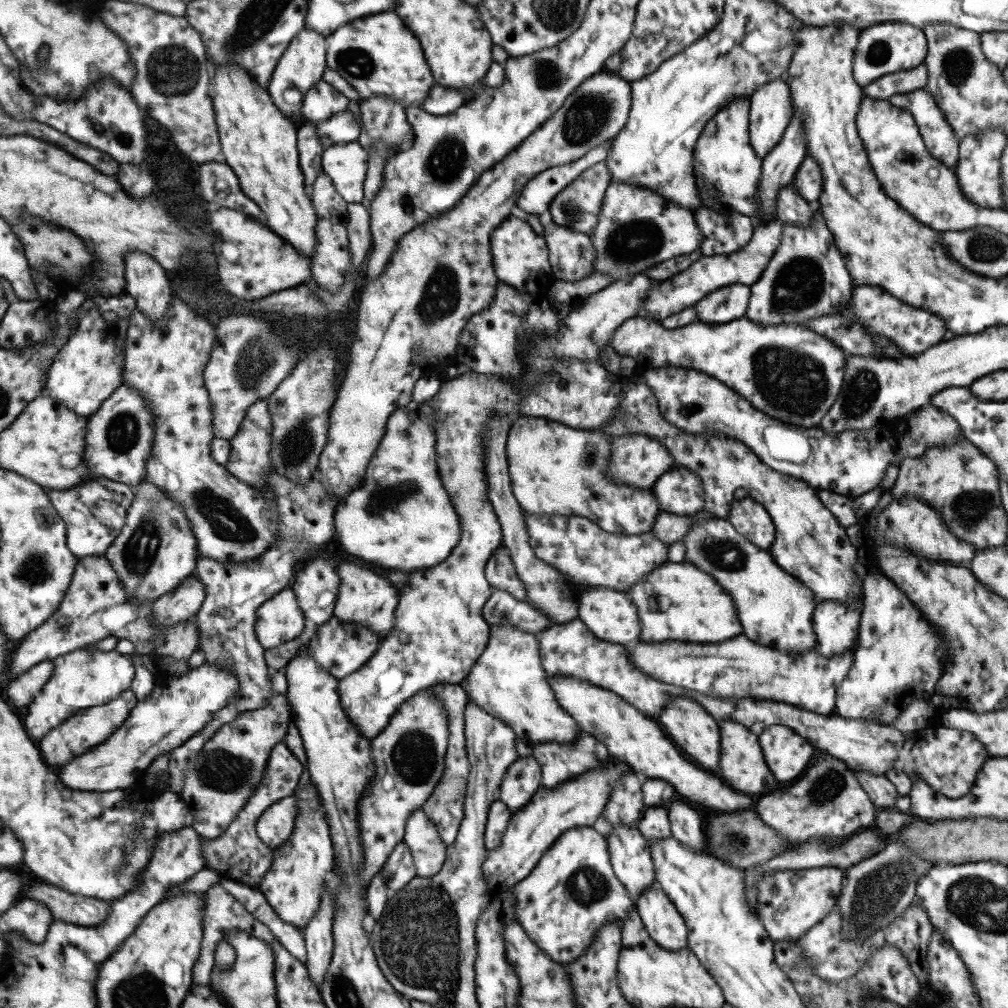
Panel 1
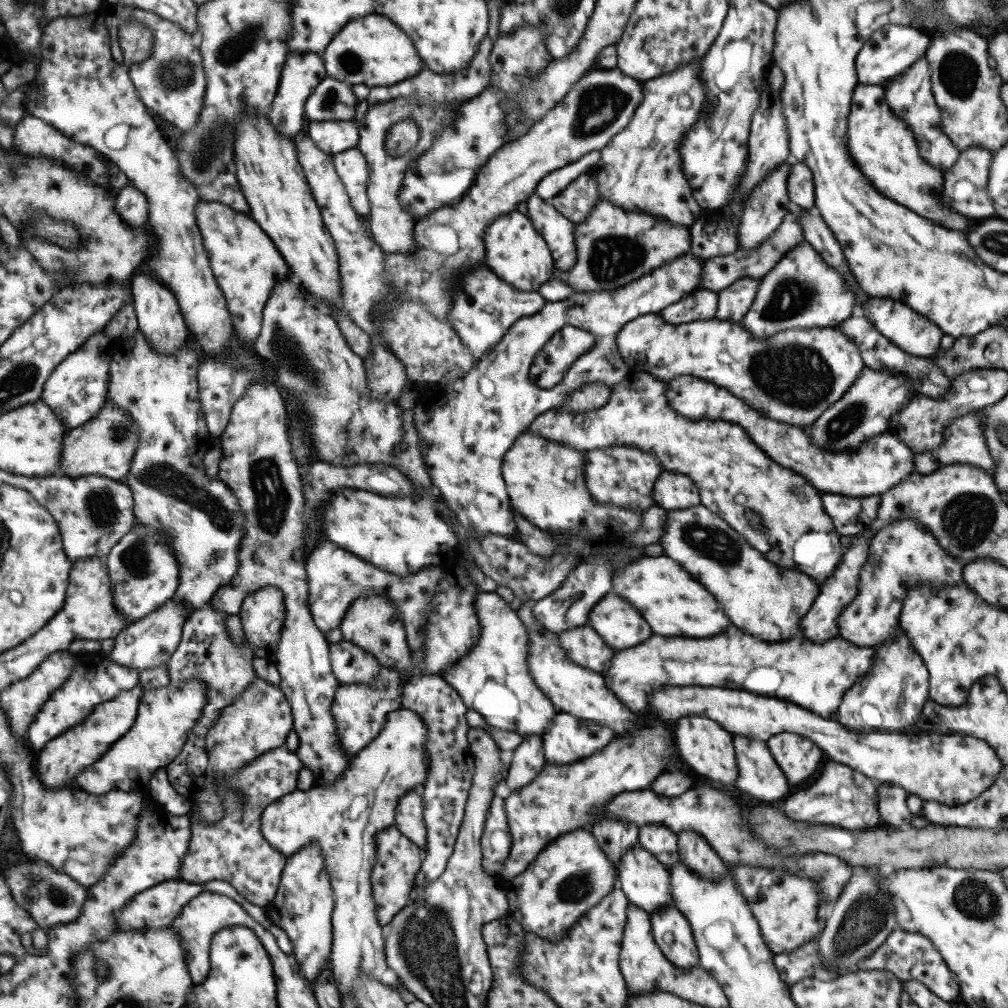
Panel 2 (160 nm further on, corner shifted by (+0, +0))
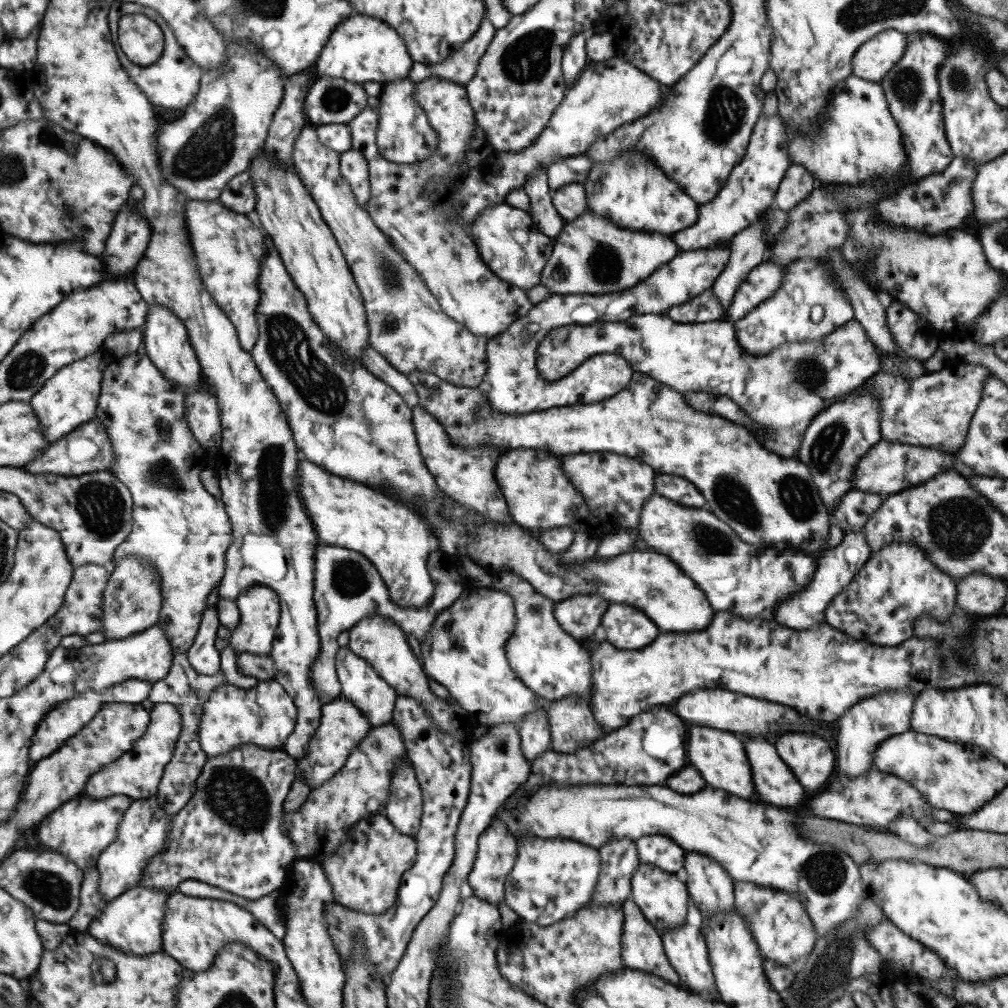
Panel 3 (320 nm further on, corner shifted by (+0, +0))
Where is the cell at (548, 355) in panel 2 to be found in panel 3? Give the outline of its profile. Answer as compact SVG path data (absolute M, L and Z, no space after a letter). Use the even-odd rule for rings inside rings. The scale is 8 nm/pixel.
M641 312L639 315L631 316L625 321L611 322L611 321L598 321L589 325L576 325L567 324L565 326L560 326L550 330L543 338L542 341L537 345L536 348L536 367L537 376L547 380L547 382L555 382L569 374L573 371L573 368L577 368L578 364L583 363L585 358L589 358L596 354L618 354L627 363L629 363L630 370L633 372L639 372L649 376L651 379L657 380L662 385L666 385L671 389L675 389L677 392L710 392L711 394L721 394L723 396L729 397L737 406L745 413L748 414L749 418L752 418L752 422L758 426L758 428L764 428L764 432L755 433L755 430L749 431L753 433L754 437L763 445L769 452L776 454L780 457L794 458L796 452L800 448L800 442L804 433L804 430L808 427L811 419L821 411L821 406L824 402L832 399L833 397L838 397L850 393L851 391L863 386L869 379L871 379L880 369L880 360L878 359L878 354L874 344L867 338L863 327L854 319L845 322L844 325L838 326L835 330L832 330L827 336L823 337L822 340L817 340L813 342L801 341L801 342L784 342L774 348L771 352L767 354L762 354L761 356L756 356L753 354L747 354L742 348L737 344L734 328L731 322L724 320L713 320L711 322L697 322L697 323L678 323L673 322L665 314L645 314Z

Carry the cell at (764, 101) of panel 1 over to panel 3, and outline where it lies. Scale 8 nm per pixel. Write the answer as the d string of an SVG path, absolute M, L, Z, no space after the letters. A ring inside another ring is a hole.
M760 114L753 125L743 158L731 169L725 184L708 203L698 205L696 221L672 234L679 253L710 249L715 243L728 241L734 234L753 224L762 212L773 205L779 181L790 165L786 151L784 125L776 114Z

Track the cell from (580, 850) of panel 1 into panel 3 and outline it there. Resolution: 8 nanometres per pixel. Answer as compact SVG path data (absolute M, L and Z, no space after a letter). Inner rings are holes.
M524 838L516 841L517 854L514 866L508 872L504 885L504 903L518 916L522 925L535 924L547 926L560 921L585 906L592 897L599 872L599 854L597 849L585 846L569 838Z

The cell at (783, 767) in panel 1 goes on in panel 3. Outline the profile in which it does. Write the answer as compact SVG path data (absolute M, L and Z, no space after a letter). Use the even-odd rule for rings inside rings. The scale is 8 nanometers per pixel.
M791 732L783 734L773 746L805 790L825 788L835 774L837 765L831 742L811 733Z

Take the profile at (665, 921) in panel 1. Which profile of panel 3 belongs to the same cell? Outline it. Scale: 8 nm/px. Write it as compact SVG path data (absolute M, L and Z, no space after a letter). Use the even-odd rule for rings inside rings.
M682 922L659 934L668 963L692 992L716 990L707 947L697 926Z

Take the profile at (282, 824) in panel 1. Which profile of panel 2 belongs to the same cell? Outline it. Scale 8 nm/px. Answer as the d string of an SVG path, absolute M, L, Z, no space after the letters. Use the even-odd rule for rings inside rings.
M397 709L385 715L385 723L375 740L369 742L352 757L352 764L343 772L340 780L331 786L316 786L312 790L296 792L285 796L281 801L270 804L262 817L265 838L289 856L295 855L304 846L316 842L324 854L324 860L335 892L335 908L332 909L332 948L329 962L333 980L339 995L353 989L358 978L364 974L380 980L388 966L384 955L384 936L382 926L376 918L371 885L371 872L377 860L377 834L394 826L396 803L409 790L419 791L425 782L429 768L427 763L427 729L421 717L411 710Z

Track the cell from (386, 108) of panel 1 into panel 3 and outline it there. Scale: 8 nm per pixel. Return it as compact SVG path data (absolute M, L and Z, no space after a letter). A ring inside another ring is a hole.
M485 14L473 34L473 38L463 42L459 49L447 55L440 63L430 65L413 63L409 69L408 76L411 82L418 83L430 76L449 81L464 88L473 74L479 58L485 52L487 45L491 43L496 28L490 25Z

